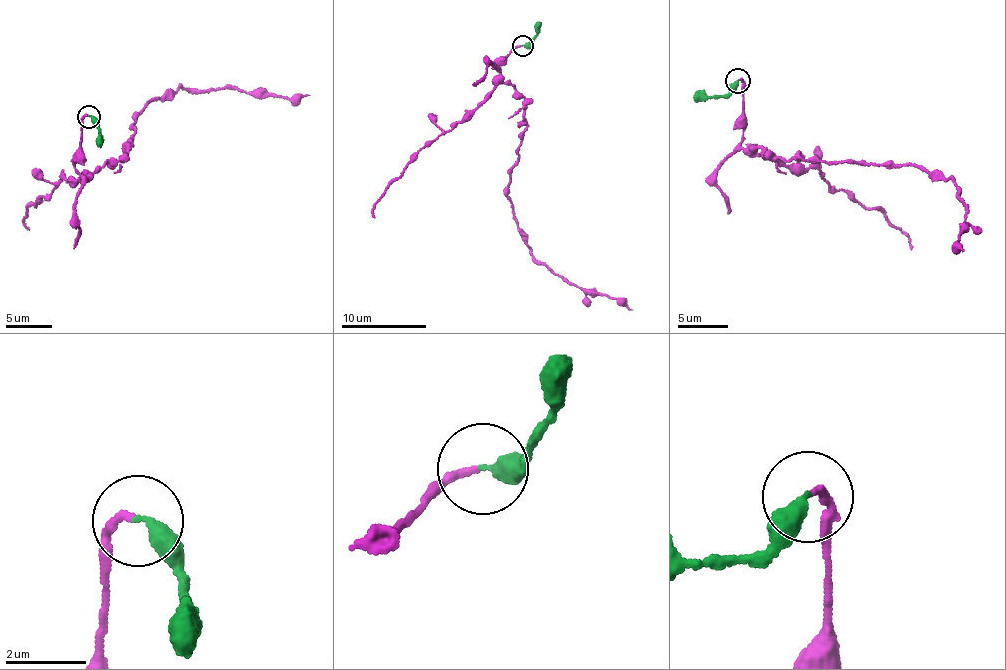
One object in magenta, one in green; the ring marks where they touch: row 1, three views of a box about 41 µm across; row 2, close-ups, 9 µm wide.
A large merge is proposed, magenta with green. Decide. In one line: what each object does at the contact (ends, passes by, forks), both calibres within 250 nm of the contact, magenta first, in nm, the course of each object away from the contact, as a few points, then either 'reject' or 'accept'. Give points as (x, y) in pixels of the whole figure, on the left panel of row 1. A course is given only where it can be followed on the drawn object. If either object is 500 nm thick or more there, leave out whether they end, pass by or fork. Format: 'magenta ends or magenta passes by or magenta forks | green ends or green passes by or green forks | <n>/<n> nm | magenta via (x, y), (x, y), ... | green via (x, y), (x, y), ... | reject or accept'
magenta ends | green ends | 180/320 nm | magenta via (87, 116), (74, 164), (86, 177), (133, 145), (137, 114), (150, 99), (181, 87), (309, 95) | green via (89, 117), (98, 130), (100, 144) | accept

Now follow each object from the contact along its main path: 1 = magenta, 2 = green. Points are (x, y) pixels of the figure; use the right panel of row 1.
1: (739, 80), (742, 148), (804, 160), (921, 166), (952, 180), (966, 212), (955, 244), (963, 252)
2: (738, 81), (725, 94), (693, 98)

